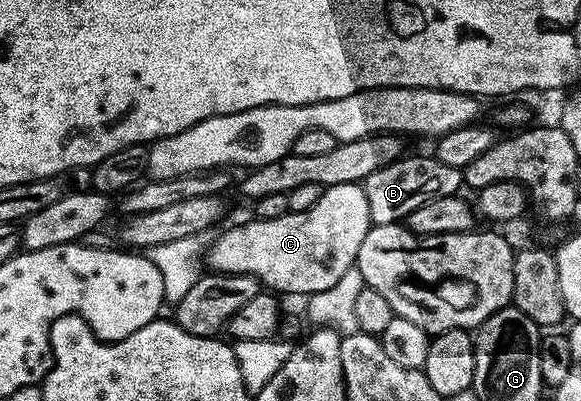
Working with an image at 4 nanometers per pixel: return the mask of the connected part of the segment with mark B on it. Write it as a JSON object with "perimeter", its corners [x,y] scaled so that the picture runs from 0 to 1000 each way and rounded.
{"perimeter":[[[688,389],[680,404],[642,429],[623,454],[628,499],[635,499],[635,539],[644,561],[692,556],[718,519],[730,514],[740,494],[788,486],[799,461],[797,426],[759,409],[754,394],[699,394]]]}

